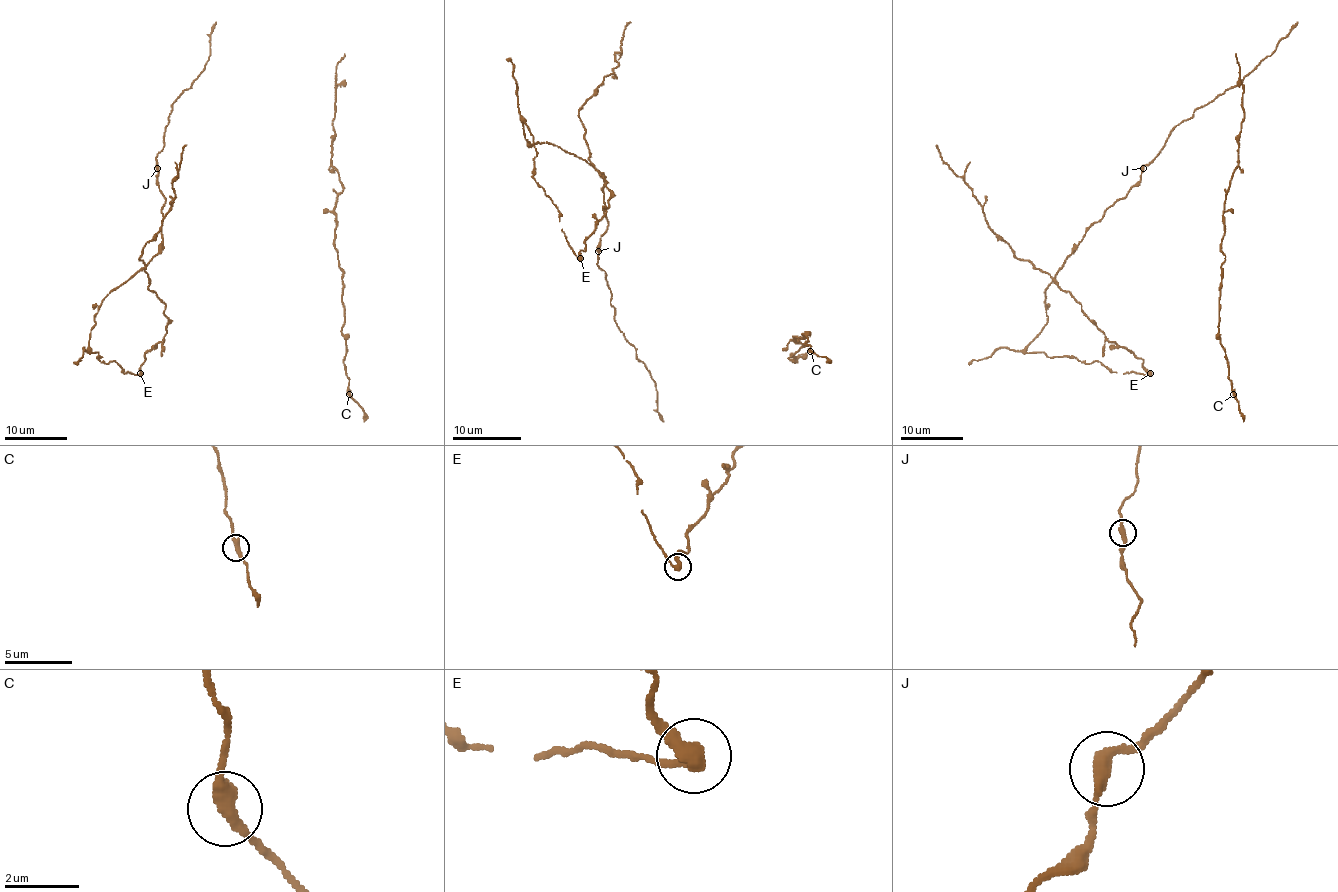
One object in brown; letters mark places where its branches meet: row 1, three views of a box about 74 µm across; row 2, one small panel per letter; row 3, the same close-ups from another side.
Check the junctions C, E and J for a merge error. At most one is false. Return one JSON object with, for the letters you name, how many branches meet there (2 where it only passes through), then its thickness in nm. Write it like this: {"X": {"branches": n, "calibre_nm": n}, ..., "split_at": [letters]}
{"E": {"branches": 2, "calibre_nm": 360}, "split_at": ["E"]}

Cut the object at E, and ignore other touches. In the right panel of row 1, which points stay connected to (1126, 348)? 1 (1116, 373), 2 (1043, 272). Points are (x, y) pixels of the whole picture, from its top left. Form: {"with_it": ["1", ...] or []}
{"with_it": ["2"]}

